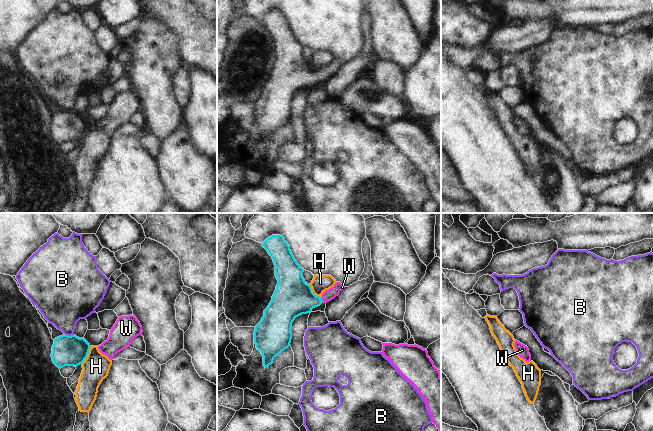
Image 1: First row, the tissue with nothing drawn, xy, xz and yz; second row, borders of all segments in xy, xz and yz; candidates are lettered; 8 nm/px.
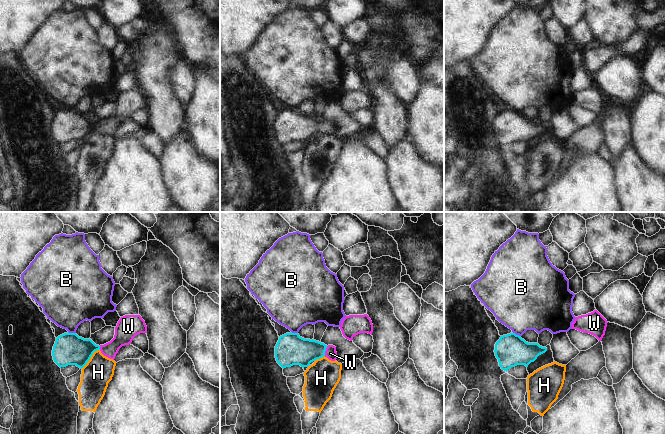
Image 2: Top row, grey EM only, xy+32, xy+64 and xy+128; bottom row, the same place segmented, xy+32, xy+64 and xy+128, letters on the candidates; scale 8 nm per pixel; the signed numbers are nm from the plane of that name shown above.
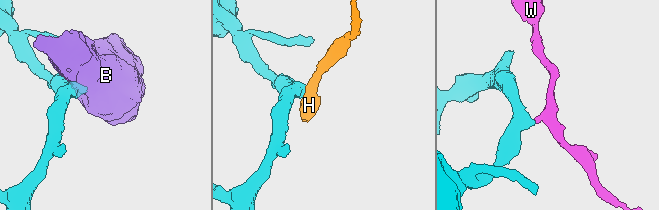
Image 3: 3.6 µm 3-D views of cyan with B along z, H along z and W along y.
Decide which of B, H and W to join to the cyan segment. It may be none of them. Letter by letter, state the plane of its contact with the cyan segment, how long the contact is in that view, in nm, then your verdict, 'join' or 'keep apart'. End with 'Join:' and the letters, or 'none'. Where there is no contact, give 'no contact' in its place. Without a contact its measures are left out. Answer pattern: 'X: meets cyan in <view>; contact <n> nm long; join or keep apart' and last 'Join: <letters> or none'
B: meets cyan in xy; contact 70 nm long; keep apart
H: meets cyan in xy; contact 170 nm long; keep apart
W: meets cyan in xz; contact 40 nm long; join
Join: W

